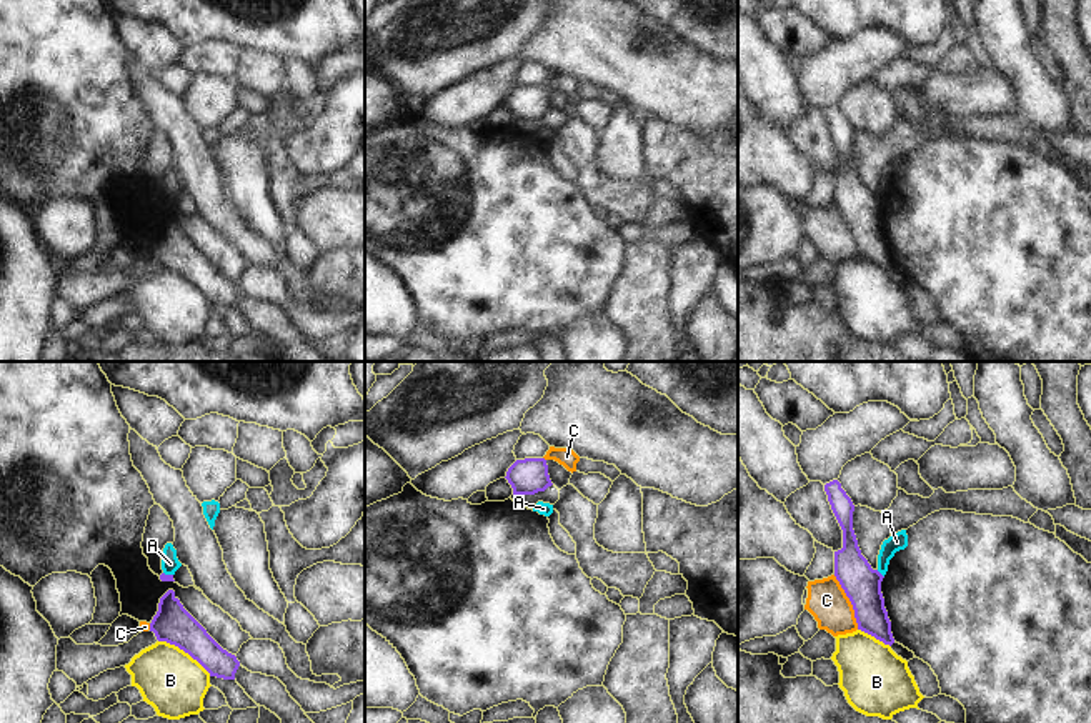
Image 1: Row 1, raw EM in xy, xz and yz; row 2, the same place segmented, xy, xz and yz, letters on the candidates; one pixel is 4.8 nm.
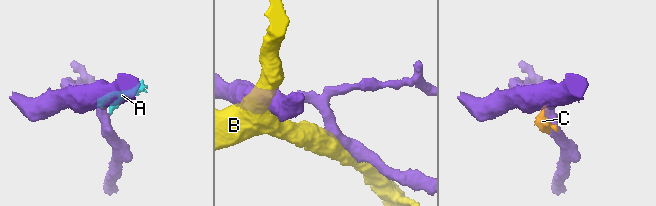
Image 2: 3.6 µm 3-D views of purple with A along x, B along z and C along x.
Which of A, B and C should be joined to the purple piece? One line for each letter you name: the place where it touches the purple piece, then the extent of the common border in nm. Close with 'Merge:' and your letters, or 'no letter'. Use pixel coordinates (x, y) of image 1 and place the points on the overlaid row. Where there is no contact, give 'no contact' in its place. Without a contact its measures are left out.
Merge: no letter

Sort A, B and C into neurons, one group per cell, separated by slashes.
A C / B

